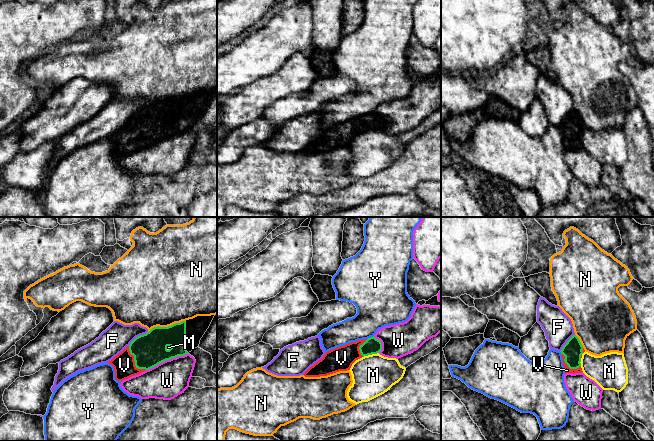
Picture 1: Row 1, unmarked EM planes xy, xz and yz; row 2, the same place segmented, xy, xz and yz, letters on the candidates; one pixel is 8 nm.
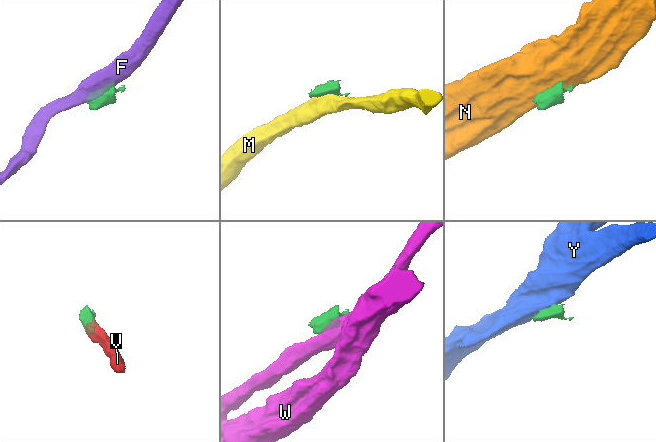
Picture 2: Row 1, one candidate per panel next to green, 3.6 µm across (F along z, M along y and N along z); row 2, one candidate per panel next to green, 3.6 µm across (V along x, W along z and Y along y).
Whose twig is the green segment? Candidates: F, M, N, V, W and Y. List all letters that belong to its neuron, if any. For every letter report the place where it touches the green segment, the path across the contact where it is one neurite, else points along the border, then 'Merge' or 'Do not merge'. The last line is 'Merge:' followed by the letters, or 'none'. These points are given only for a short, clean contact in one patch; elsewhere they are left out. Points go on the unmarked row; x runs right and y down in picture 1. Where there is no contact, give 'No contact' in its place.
F: Touches green at xy (138, 112). Do not merge
M: Touches green at xz (370, 130). Do not merge
N: Touches green at xy (166, 103). Do not merge
V: Touches green at xy (134, 136). Path across: xy (150, 125), (134, 136), (124, 141). Merge
W: Touches green at xy (166, 135). Boundary: xy (187, 129), (166, 135), (146, 146). Do not merge
Y: Touches green at xz (370, 113). Boundary: xz (373, 111), (367, 115). Do not merge
Merge: V

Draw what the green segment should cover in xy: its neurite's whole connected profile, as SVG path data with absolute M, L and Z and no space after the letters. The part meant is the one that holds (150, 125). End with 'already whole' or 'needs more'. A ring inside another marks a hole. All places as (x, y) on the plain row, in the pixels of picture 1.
M197 92L168 103L157 102L136 113L108 138L114 143L115 155L123 157L199 123L214 92Z; needs more

